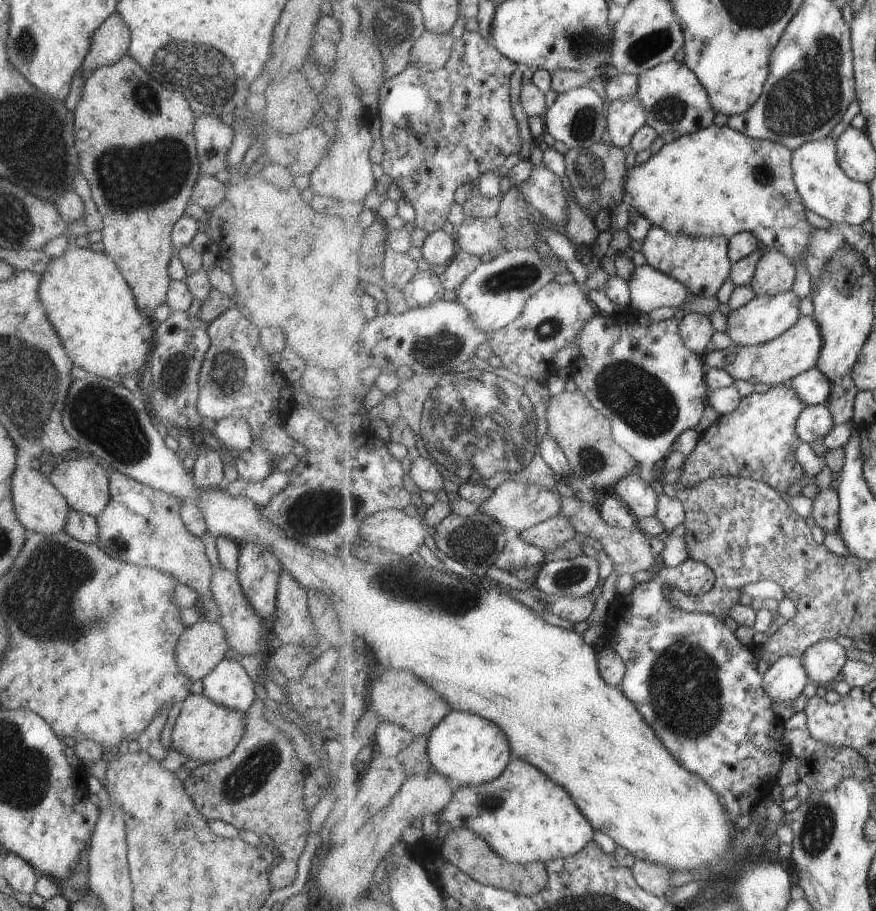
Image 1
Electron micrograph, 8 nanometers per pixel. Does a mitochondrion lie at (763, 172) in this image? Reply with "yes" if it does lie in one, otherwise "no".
no

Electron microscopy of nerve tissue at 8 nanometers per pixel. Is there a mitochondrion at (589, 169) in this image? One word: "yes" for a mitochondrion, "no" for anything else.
yes

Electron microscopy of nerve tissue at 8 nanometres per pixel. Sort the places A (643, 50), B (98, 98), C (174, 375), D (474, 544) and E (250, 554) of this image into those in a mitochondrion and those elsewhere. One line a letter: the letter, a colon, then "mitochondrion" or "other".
A: mitochondrion
B: other
C: mitochondrion
D: mitochondrion
E: other

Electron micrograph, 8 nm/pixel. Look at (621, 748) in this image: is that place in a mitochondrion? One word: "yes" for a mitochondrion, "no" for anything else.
no

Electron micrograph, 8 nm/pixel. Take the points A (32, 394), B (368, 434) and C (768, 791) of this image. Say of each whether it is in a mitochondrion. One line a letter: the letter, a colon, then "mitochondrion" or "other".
A: mitochondrion
B: other
C: other

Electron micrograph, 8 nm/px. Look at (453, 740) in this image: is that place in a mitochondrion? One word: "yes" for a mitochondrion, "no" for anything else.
no

